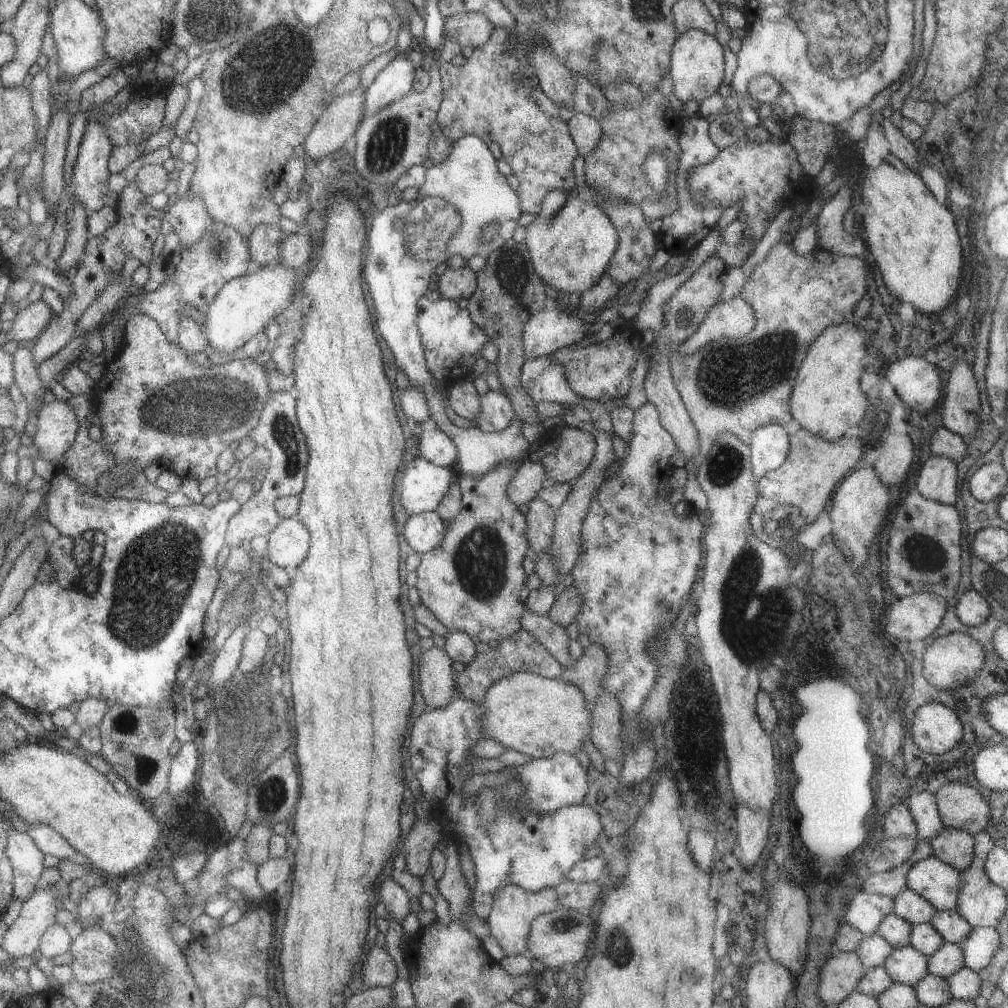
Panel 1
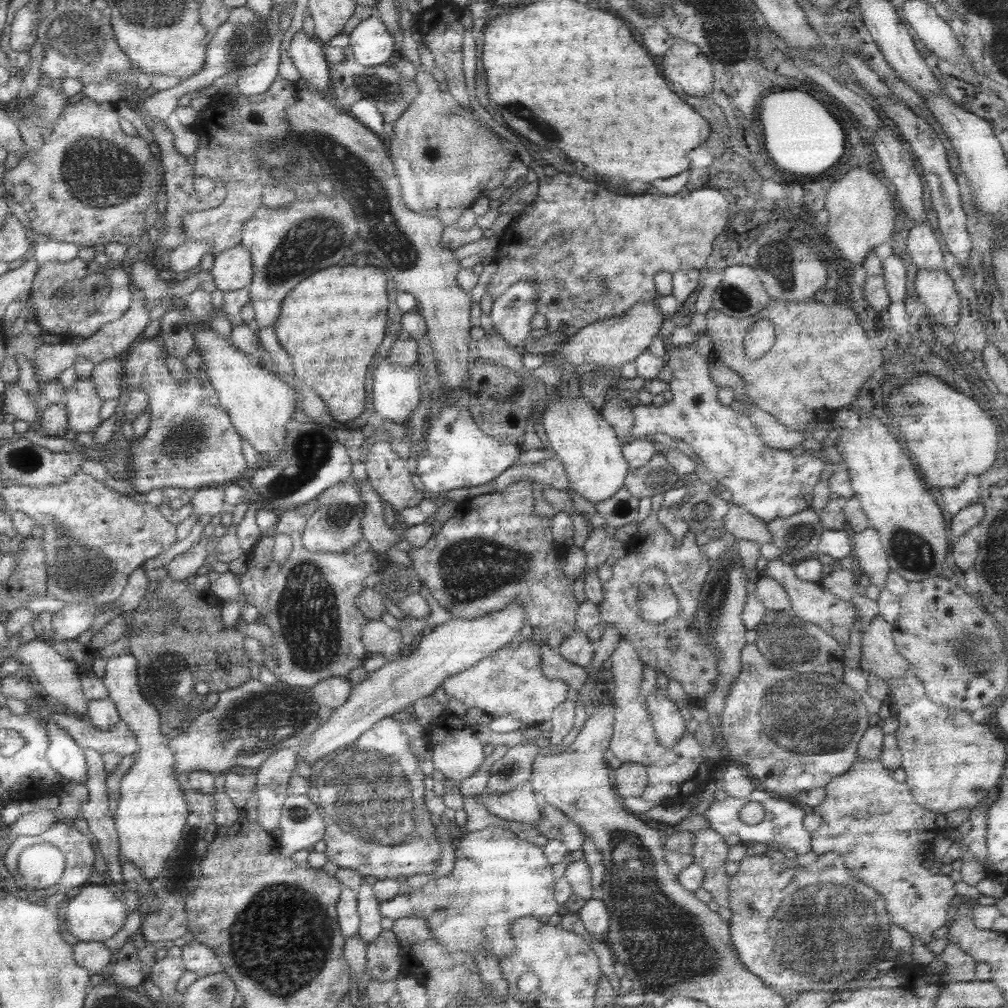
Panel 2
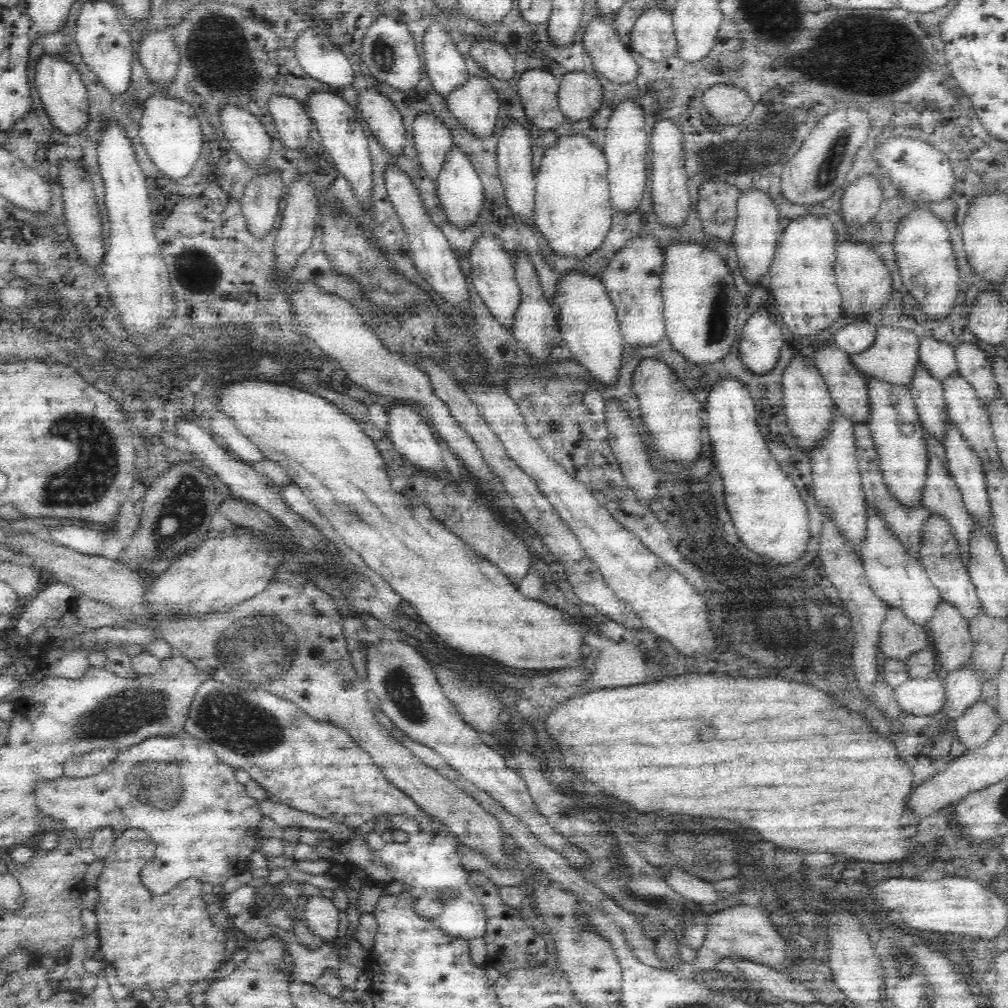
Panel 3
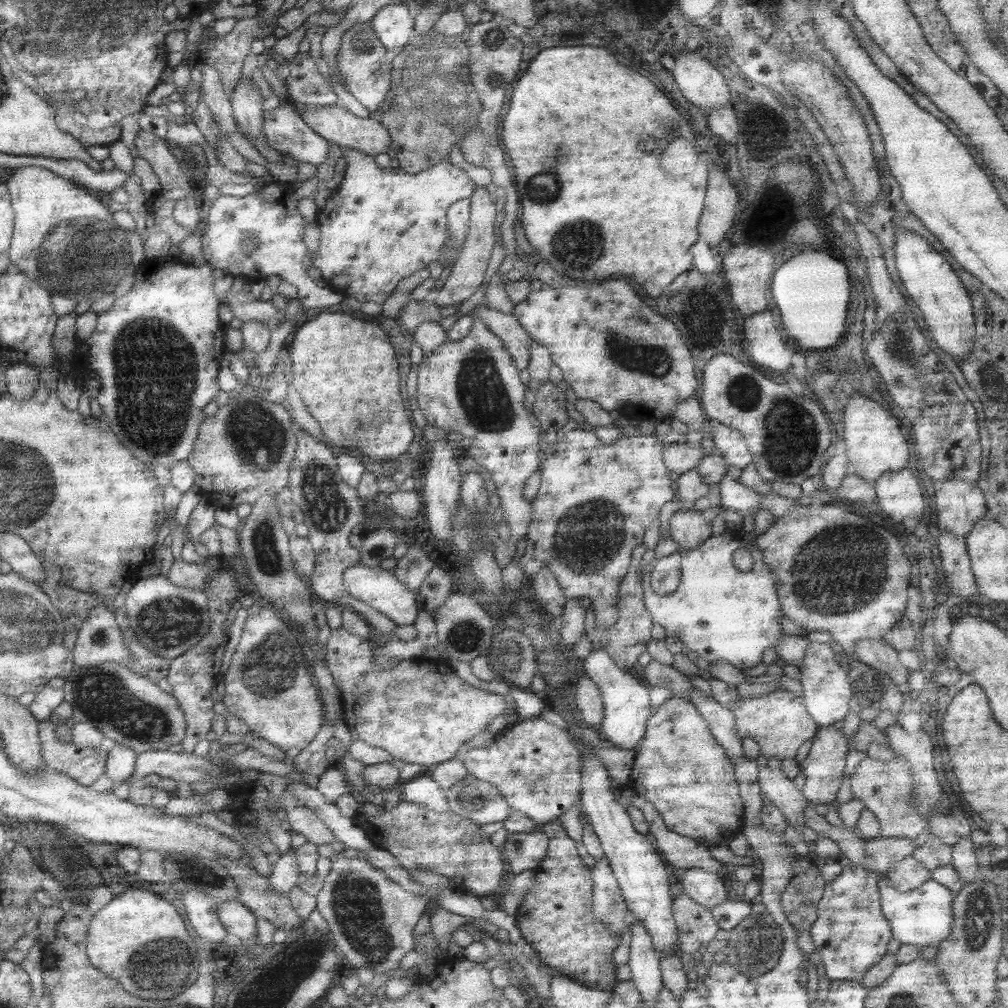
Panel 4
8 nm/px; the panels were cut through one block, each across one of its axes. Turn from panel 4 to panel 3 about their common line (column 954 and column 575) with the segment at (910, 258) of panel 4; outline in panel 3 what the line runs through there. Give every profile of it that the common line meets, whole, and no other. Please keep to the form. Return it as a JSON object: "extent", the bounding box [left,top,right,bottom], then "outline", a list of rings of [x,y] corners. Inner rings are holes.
{"extent":[554,272,624,388],"outline":[[[570,272],[558,280],[556,290],[554,314],[558,320],[558,334],[568,344],[572,358],[580,362],[580,366],[584,366],[604,388],[614,388],[616,380],[620,378],[624,342],[616,308],[606,294],[606,284],[598,276]]]}

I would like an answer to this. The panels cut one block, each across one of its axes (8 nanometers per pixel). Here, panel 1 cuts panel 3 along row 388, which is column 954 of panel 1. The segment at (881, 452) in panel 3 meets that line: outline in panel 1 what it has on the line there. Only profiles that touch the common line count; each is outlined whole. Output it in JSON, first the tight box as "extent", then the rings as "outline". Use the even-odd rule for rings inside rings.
{"extent":[905,854,961,910],"outline":[[[933,854],[925,860],[915,862],[909,868],[905,882],[907,890],[919,894],[937,910],[955,910],[961,890],[959,870],[935,858]]]}

